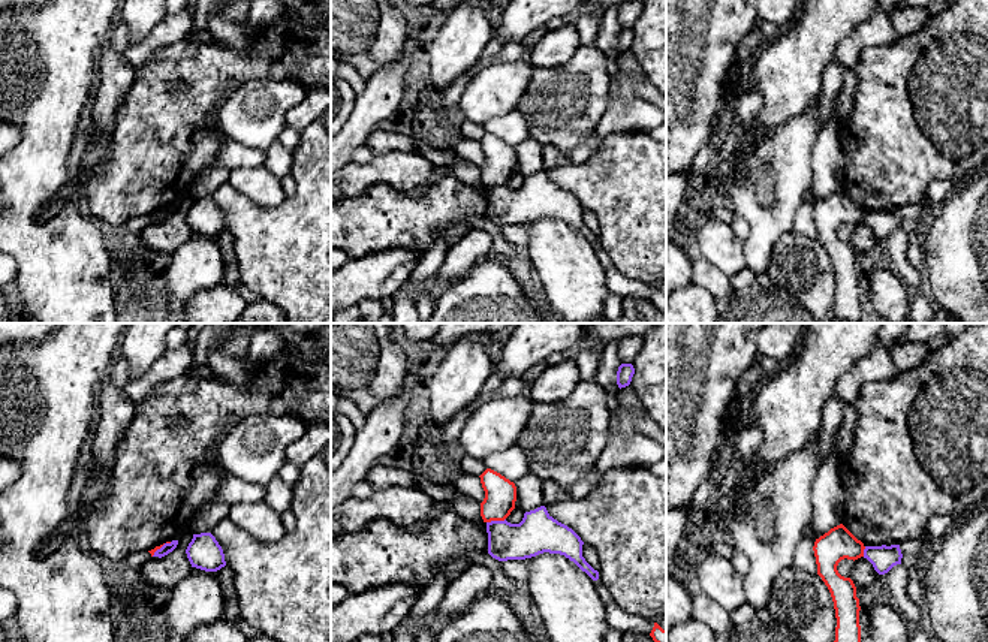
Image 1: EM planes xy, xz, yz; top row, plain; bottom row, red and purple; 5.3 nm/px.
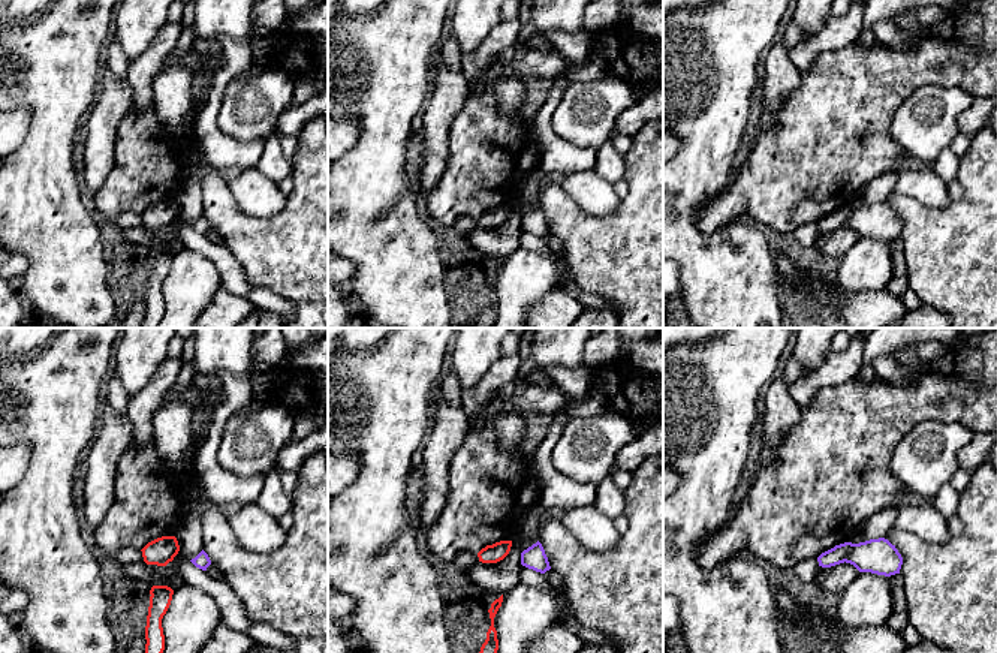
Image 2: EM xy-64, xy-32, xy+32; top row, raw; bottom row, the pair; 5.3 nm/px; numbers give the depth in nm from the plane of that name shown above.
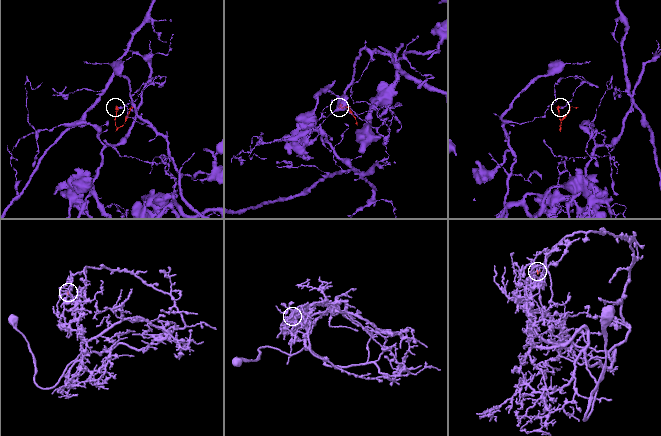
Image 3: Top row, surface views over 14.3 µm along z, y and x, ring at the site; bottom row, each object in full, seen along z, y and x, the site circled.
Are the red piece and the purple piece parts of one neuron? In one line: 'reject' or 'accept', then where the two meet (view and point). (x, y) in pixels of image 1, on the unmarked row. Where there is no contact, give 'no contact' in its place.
reject | xz (496, 184)

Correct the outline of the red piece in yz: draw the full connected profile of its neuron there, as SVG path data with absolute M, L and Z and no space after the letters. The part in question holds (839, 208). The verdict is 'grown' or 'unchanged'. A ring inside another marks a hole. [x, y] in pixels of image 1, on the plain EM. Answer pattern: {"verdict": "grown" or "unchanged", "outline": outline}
{"verdict": "unchanged", "outline": "M843 189L831 193L816 204L813 215L817 239L828 251L837 283L834 313L838 320L858 323L861 319L859 263L850 242L838 238L841 224L864 221L864 208L858 205Z"}

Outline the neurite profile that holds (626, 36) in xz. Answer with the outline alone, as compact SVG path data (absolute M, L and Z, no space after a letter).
M621 28L617 36L617 49L618 52L626 52L630 49L632 42L635 39L635 33L632 28Z

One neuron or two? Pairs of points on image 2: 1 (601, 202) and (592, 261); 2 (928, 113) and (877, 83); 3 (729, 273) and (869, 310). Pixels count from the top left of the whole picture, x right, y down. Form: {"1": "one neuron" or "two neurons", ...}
{"1": "two neurons", "2": "two neurons", "3": "two neurons"}

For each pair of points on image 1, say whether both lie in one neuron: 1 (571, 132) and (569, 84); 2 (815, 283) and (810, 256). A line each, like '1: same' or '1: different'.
1: same
2: same

